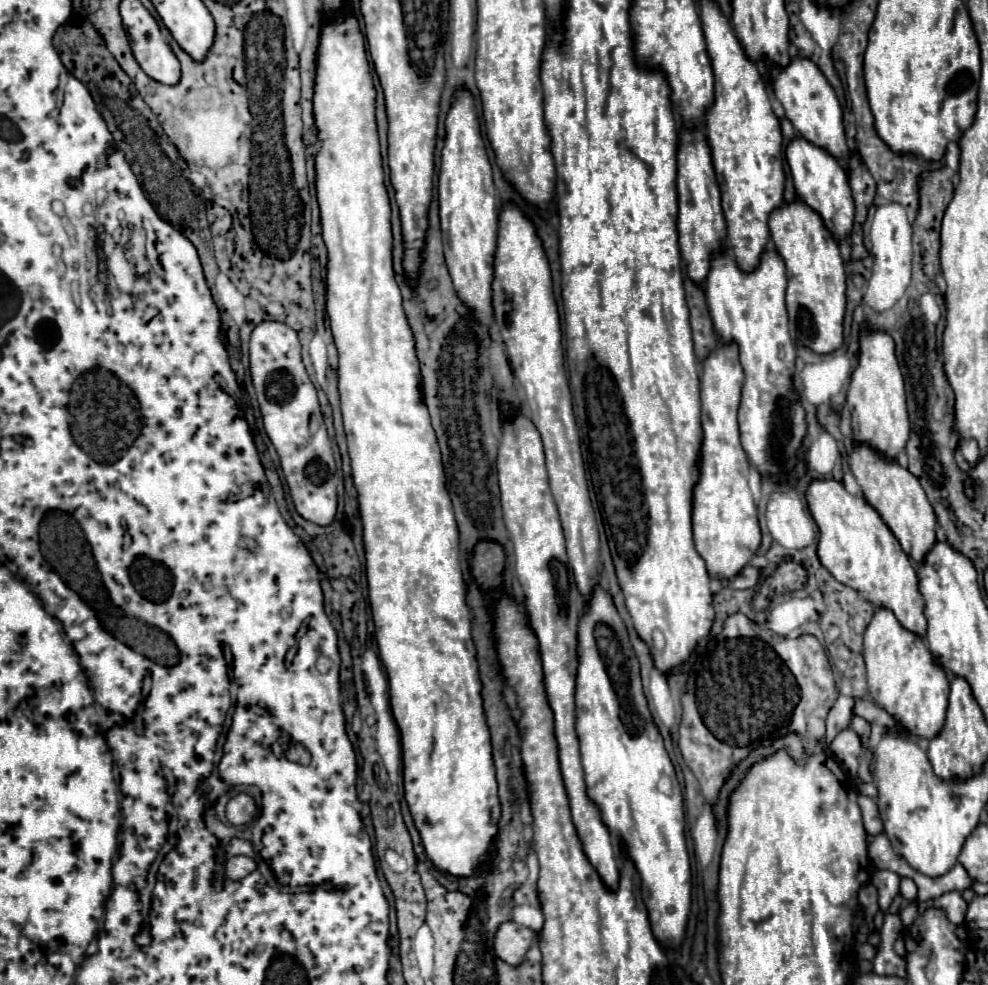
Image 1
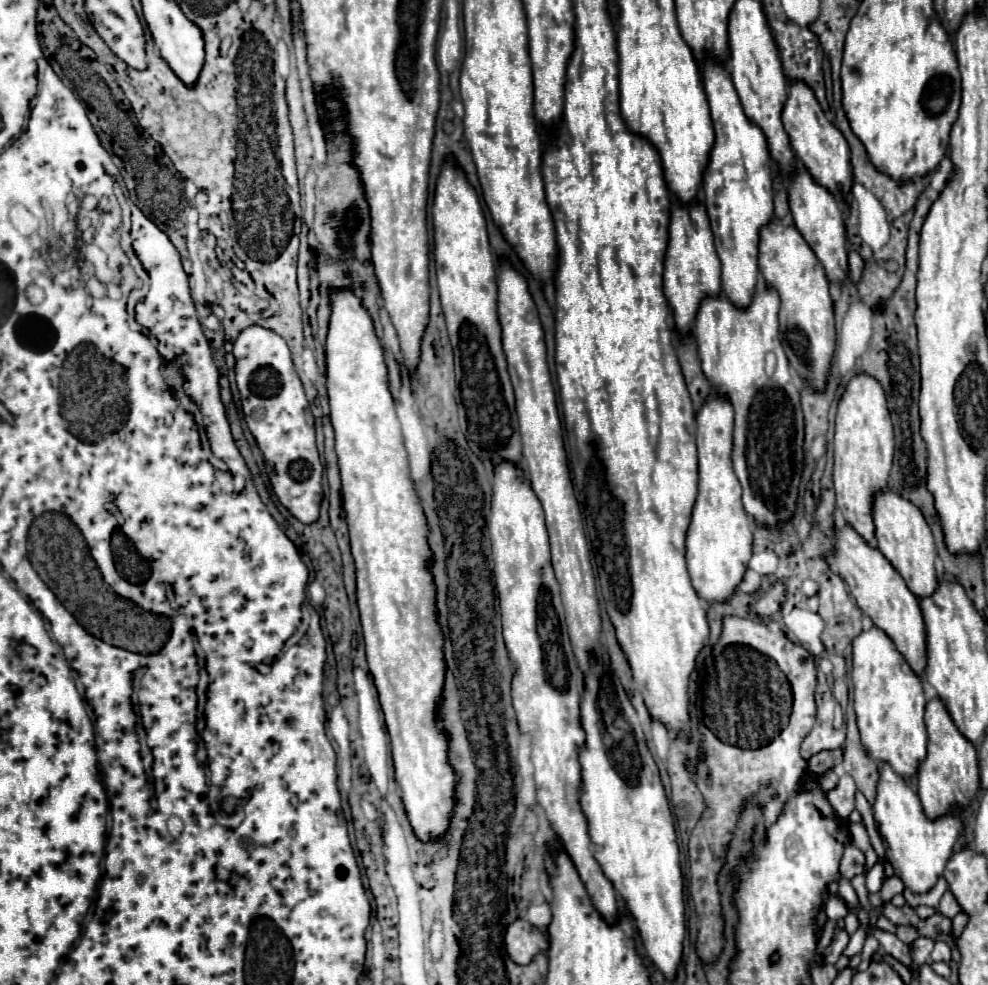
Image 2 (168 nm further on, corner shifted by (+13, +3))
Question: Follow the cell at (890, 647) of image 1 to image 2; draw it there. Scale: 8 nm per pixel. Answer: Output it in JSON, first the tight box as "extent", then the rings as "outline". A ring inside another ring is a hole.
{"extent":[854,628,926,780],"outline":[[[878,628],[862,632],[854,638],[854,710],[860,740],[866,756],[886,762],[904,780],[912,780],[926,758],[926,726],[924,726],[924,690],[922,680],[906,664],[892,640]]]}

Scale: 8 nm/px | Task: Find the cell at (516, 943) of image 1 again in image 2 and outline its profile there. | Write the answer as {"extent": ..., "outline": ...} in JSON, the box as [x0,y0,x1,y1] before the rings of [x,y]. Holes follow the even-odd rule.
{"extent":[504,920,548,964],"outline":[[[516,920],[506,928],[504,944],[516,964],[530,964],[538,952],[548,950],[548,938],[526,920]]]}

